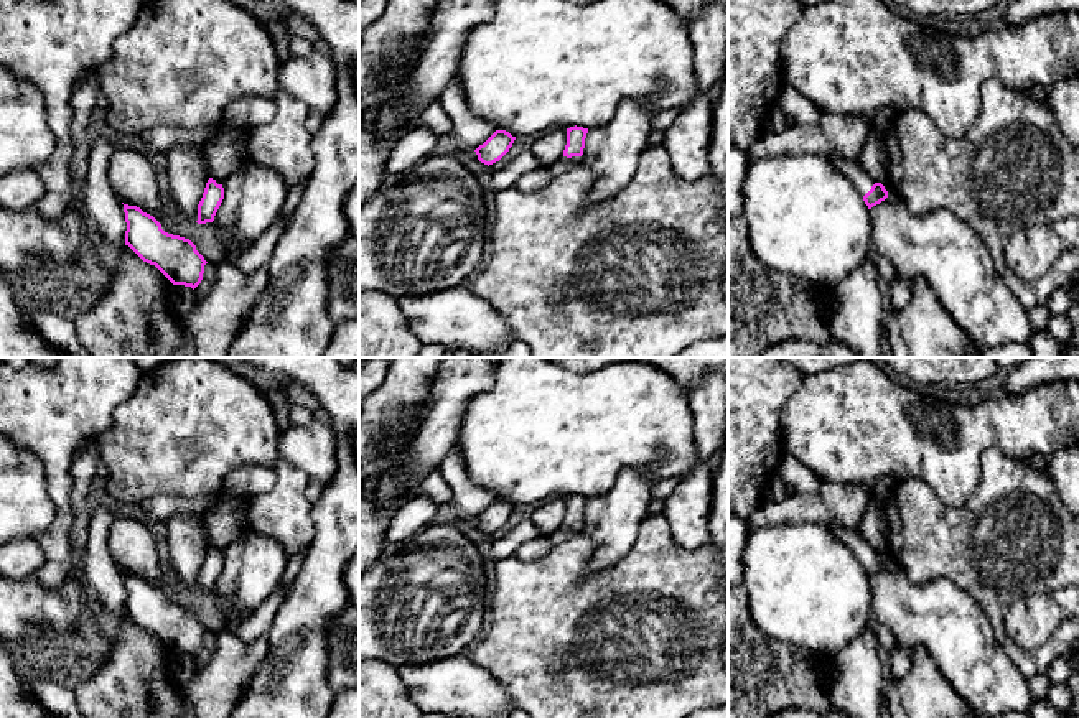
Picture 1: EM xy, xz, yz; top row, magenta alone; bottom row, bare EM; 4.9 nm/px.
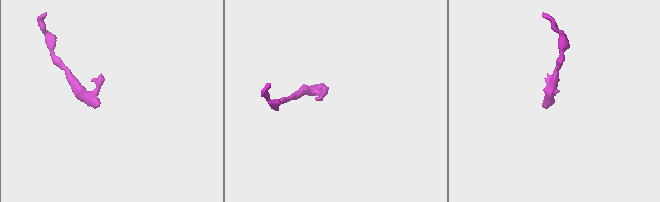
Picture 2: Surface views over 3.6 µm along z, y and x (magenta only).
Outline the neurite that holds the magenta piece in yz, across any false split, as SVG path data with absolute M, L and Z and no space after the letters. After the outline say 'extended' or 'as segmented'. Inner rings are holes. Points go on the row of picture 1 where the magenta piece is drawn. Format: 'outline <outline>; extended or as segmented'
outline M830 155L829 161L838 168L857 188L857 191L863 196L868 209L880 204L888 198L888 191L881 183L876 183L862 166L860 163Z; extended

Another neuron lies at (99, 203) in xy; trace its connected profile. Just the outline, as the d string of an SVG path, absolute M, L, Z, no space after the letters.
M97 137L89 155L89 170L82 196L82 209L94 222L96 232L107 244L120 249L125 245L124 204L114 194L107 171L114 147L107 137Z

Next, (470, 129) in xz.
M456 79L448 82L438 102L453 122L453 135L469 150L476 150L496 132L493 124L473 114Z

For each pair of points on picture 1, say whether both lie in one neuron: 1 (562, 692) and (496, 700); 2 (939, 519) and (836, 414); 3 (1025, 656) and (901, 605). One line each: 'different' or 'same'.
1: different
2: different
3: different

